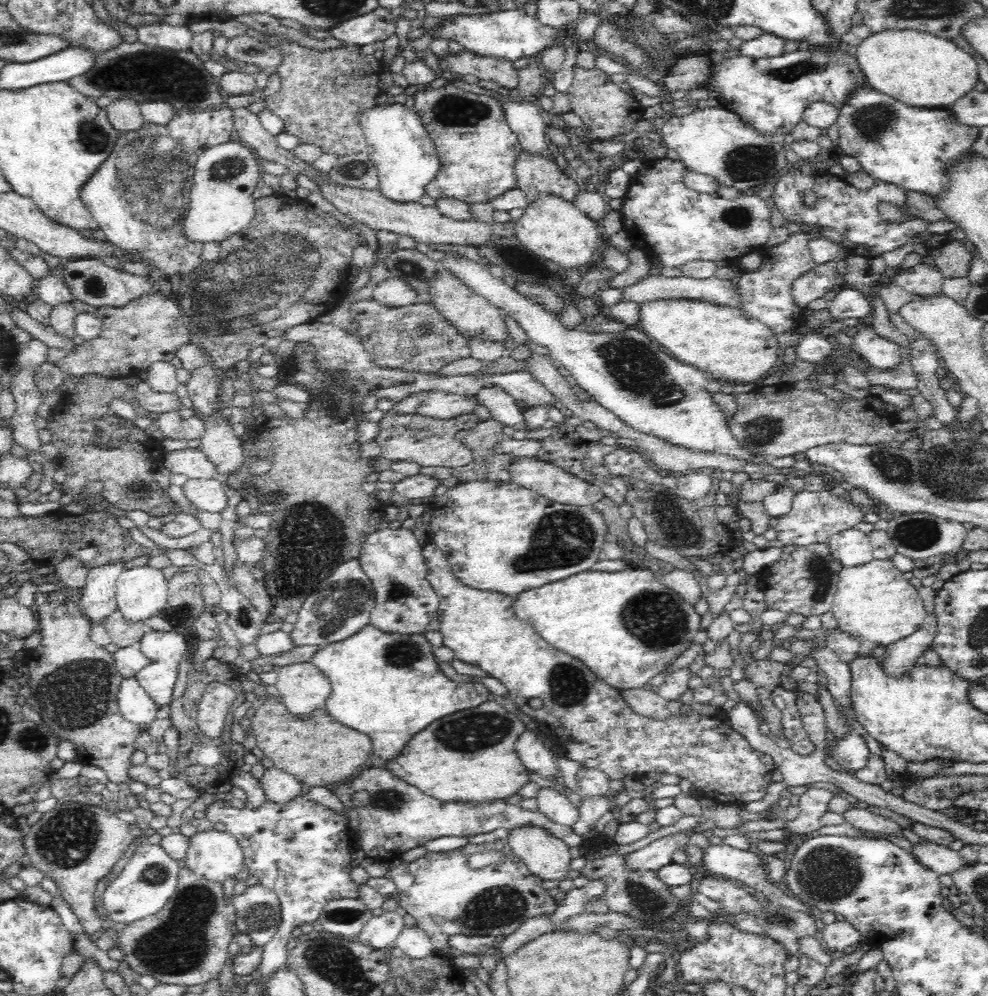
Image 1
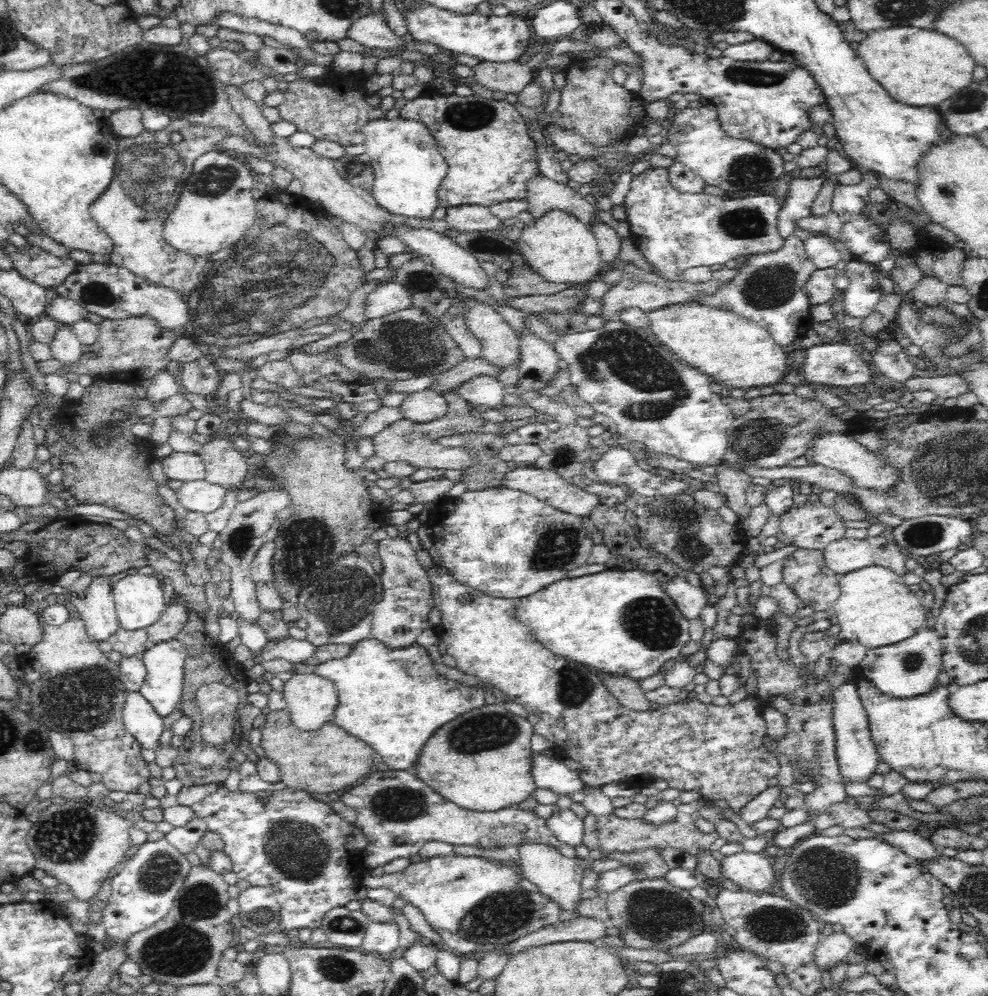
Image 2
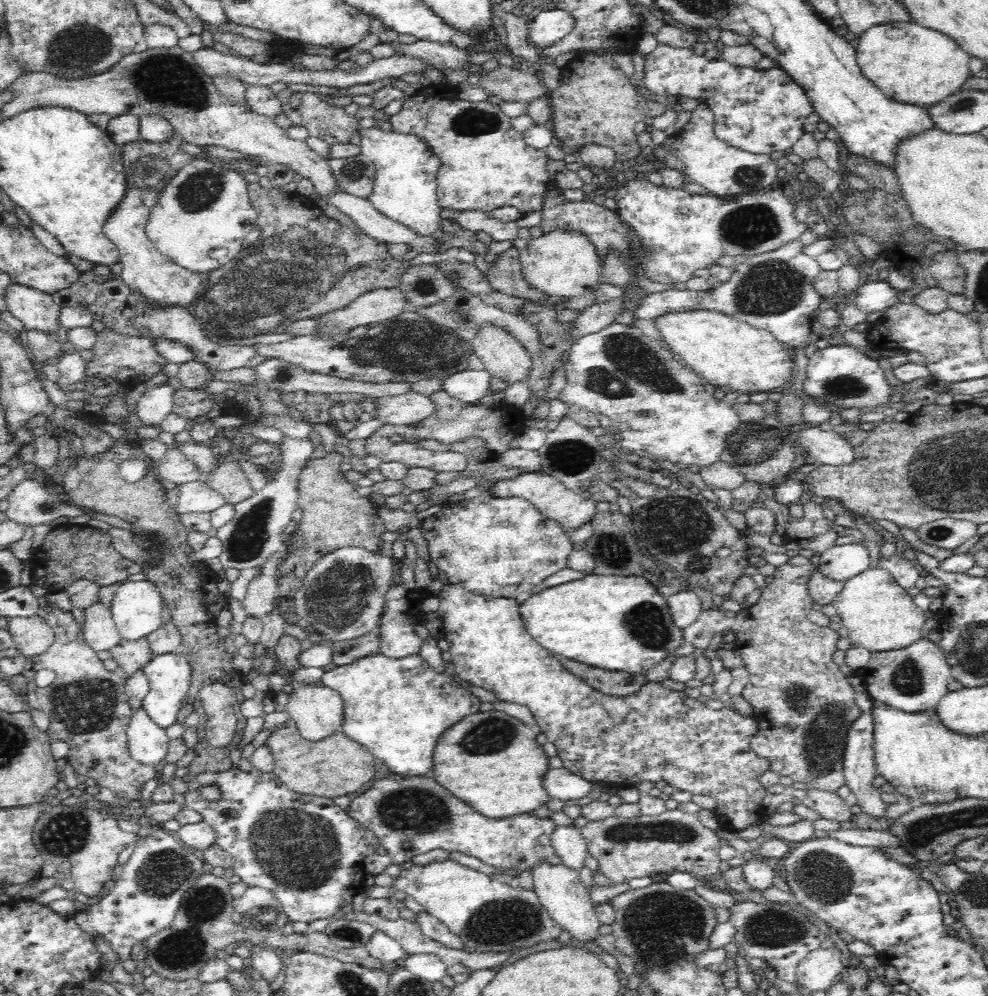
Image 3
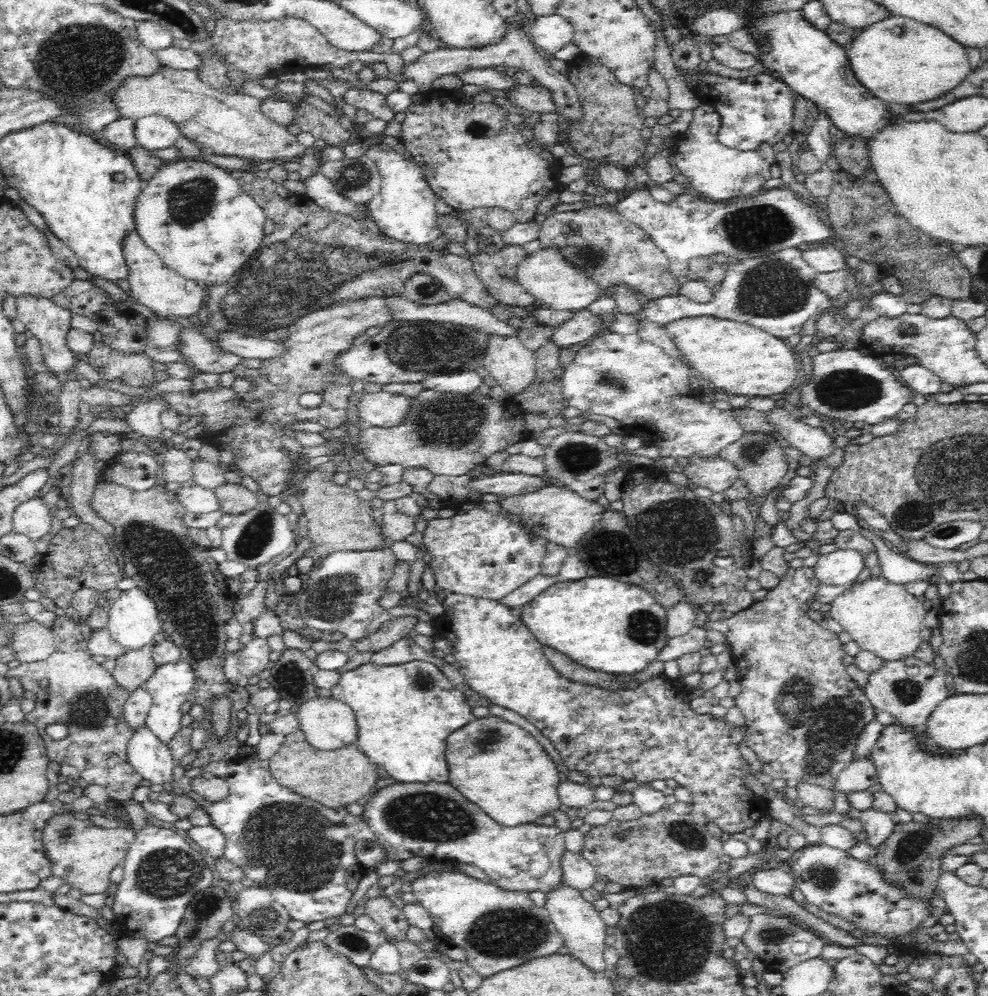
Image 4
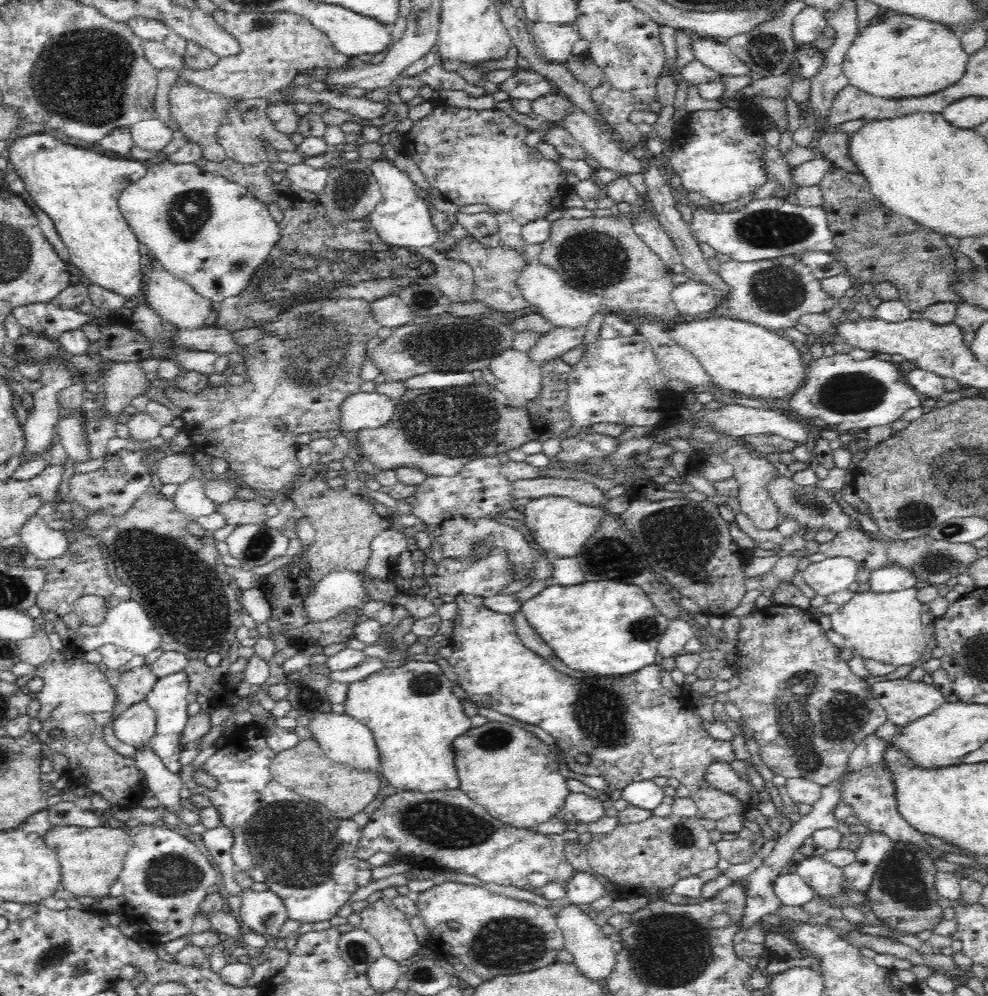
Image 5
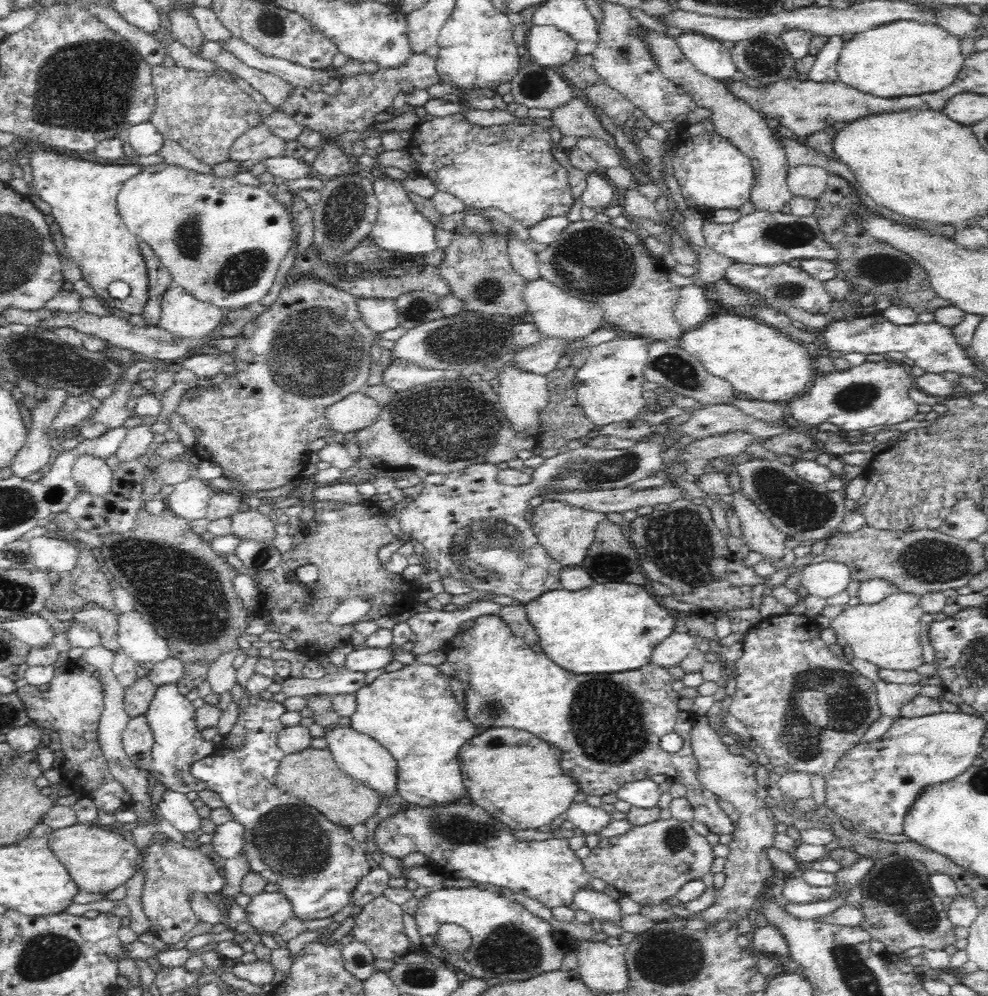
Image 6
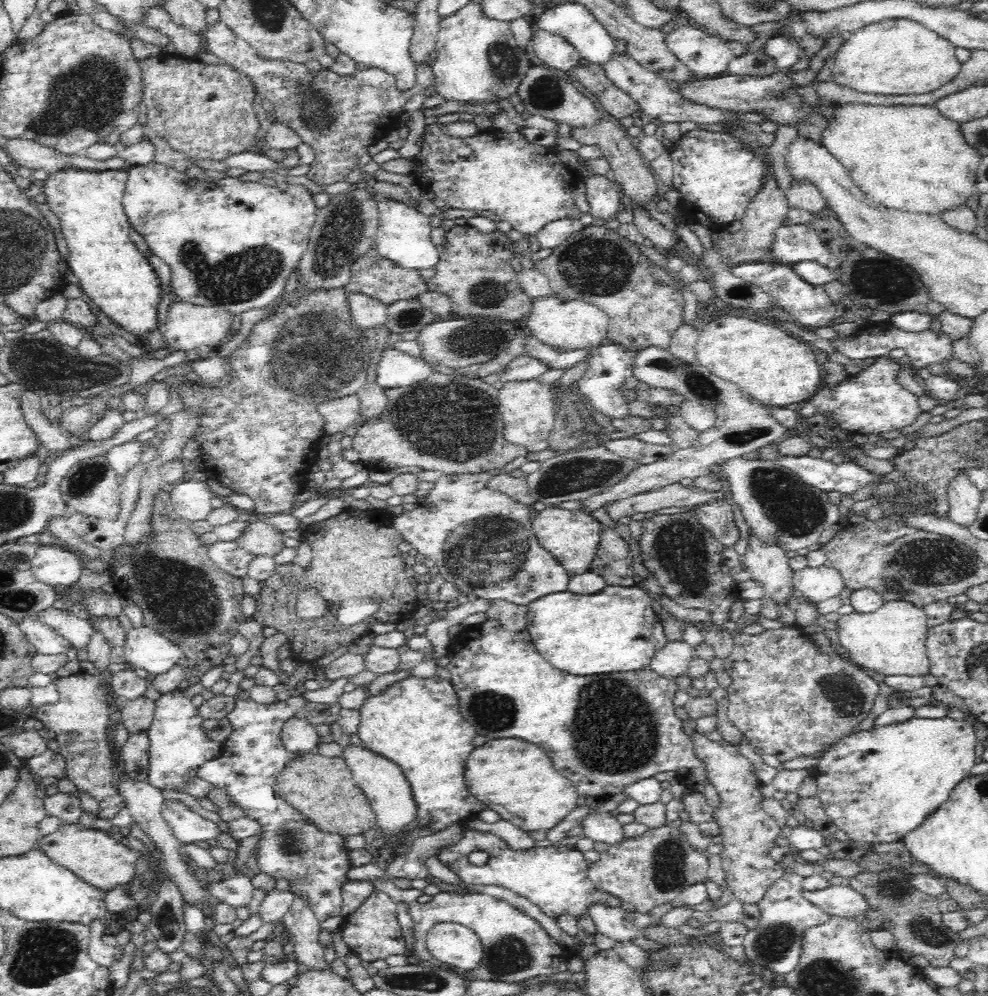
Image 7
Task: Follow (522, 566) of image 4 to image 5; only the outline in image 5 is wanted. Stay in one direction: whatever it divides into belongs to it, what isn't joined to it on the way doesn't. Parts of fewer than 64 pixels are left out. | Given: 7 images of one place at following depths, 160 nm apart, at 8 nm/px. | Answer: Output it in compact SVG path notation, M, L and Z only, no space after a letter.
M494 550L488 558L476 560L476 562L453 562L442 558L436 564L434 574L427 576L427 582L435 594L474 595L482 598L495 596L501 593L512 583L510 572L506 572L508 566L505 565L504 554L501 550Z

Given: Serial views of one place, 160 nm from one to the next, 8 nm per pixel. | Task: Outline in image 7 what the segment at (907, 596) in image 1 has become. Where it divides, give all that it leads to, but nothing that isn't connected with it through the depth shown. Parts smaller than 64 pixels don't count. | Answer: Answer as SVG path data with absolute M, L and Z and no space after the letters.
M890 601L872 614L853 612L838 620L840 644L860 665L884 676L927 677L930 662L927 656L928 622L923 609L910 602Z

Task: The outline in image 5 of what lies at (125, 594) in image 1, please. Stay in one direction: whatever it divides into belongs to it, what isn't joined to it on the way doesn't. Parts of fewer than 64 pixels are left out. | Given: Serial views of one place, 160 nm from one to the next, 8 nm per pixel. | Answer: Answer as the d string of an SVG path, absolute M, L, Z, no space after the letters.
M132 598L124 602L120 601L120 603L110 607L108 614L106 614L106 620L101 626L89 626L82 623L75 631L73 643L78 647L77 651L82 654L98 651L102 646L108 644L129 651L132 655L145 657L150 652L161 648L161 635L156 631L152 619L148 616L146 610Z

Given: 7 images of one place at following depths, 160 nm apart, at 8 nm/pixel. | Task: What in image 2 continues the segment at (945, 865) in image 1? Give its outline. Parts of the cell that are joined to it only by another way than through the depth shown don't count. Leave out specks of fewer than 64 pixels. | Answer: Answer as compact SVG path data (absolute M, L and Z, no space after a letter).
M893 830L892 832L882 832L878 834L877 838L916 860L931 859L936 855L942 855L941 850L935 851L934 843L924 840L916 832Z

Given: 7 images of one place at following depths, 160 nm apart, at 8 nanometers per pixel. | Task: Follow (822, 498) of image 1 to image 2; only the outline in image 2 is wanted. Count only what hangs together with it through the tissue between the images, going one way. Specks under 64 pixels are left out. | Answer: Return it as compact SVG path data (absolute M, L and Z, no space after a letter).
M819 500L793 504L780 518L778 540L785 546L792 544L798 549L823 551L830 542L844 538L847 529L842 517Z

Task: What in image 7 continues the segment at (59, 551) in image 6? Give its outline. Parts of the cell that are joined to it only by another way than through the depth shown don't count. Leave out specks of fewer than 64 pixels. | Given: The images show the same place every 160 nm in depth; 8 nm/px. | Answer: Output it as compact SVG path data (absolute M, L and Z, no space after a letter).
M38 544L30 569L38 582L50 588L71 590L80 580L83 568L84 560L80 560L78 556L76 551L66 552L54 544Z

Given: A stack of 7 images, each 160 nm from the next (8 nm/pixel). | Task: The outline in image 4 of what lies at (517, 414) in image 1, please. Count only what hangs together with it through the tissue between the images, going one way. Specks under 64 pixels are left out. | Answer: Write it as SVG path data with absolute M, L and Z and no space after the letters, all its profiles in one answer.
M462 371L450 374L433 374L419 382L426 390L443 393L473 393L483 383L483 378L475 371Z

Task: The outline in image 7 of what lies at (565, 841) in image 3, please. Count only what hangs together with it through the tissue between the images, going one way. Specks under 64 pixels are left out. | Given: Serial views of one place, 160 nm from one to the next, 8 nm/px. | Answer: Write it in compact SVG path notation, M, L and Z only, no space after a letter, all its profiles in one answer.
M599 904L590 910L590 918L594 921L597 932L622 944L634 942L634 938L638 938L642 930L646 930L650 924L658 923L647 913L628 913L620 908L610 908L610 906Z

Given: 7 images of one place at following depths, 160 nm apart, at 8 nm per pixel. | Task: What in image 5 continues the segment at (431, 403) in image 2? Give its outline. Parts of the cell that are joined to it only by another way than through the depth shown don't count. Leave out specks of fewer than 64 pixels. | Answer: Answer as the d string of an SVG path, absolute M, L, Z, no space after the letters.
M357 392L347 396L339 406L339 429L355 434L359 430L378 428L389 421L396 402L374 392Z

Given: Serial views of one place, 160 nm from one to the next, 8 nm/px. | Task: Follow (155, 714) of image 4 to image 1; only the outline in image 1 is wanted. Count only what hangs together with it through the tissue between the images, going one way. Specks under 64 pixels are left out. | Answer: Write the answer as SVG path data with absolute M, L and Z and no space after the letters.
M154 632L144 636L141 652L149 664L135 678L158 707L174 701L178 666L186 654L187 638L176 632Z

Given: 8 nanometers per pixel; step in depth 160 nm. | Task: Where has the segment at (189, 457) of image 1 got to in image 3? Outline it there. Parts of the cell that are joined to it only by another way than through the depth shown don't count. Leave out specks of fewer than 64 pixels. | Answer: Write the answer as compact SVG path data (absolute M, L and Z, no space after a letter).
M178 445L167 448L156 469L163 482L174 482L183 485L199 480L196 465L178 448Z

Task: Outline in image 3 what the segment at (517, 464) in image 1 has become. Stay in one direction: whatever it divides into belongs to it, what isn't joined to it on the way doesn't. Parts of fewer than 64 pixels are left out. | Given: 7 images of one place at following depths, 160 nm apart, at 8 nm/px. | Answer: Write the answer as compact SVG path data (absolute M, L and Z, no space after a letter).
M542 472L522 473L516 478L510 480L500 480L488 489L490 496L494 498L521 498L529 502L537 511L556 522L562 529L562 532L570 535L576 532L578 528L582 528L584 524L588 524L597 513L596 503L588 498L582 498L576 491L570 490L563 482L557 478L548 476Z

